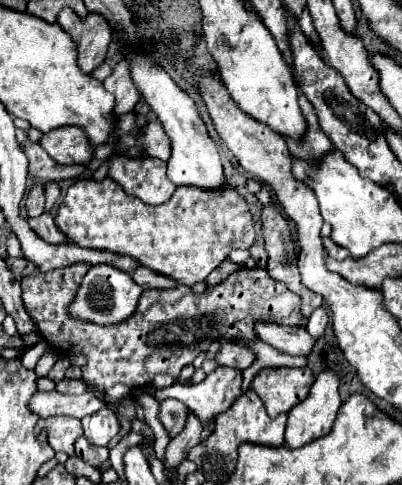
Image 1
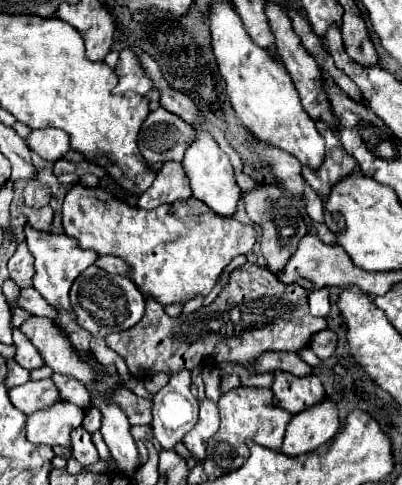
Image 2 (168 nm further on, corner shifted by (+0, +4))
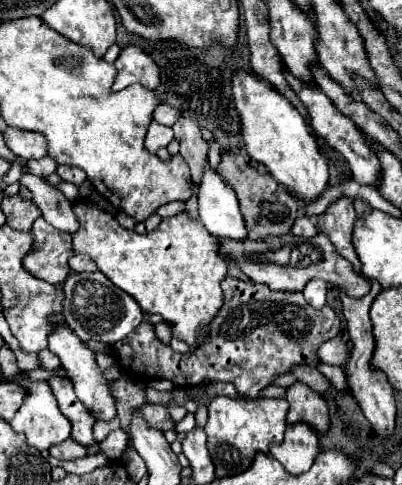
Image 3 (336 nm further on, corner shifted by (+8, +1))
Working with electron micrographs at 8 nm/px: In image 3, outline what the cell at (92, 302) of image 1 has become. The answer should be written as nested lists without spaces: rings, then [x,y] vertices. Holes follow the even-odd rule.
[[[70,273],[64,281],[64,319],[68,321],[70,329],[82,341],[100,341],[106,345],[114,345],[128,337],[144,319],[140,305],[124,291],[120,291],[104,273]]]

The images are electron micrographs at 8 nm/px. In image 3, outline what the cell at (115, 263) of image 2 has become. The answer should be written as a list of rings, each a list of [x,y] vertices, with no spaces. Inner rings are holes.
[[[74,255],[70,261],[70,267],[72,271],[96,271],[96,263],[88,257],[88,255]]]

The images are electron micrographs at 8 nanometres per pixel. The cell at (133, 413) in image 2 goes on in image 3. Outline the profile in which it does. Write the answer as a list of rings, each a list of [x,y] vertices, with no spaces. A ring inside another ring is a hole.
[[[148,403],[144,407],[140,407],[140,413],[146,417],[146,421],[158,429],[158,431],[168,431],[168,429],[174,429],[176,423],[172,423],[170,415],[168,415],[168,409],[164,405],[154,405],[154,403]]]

